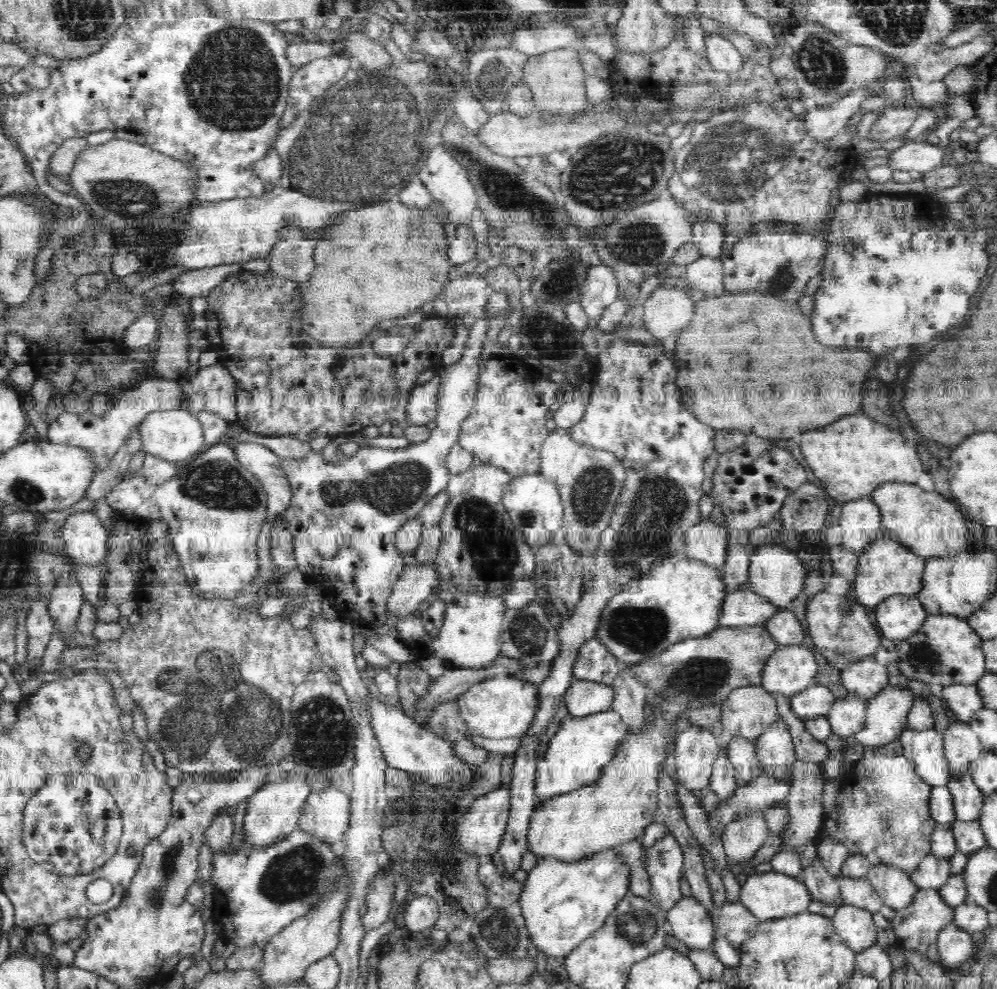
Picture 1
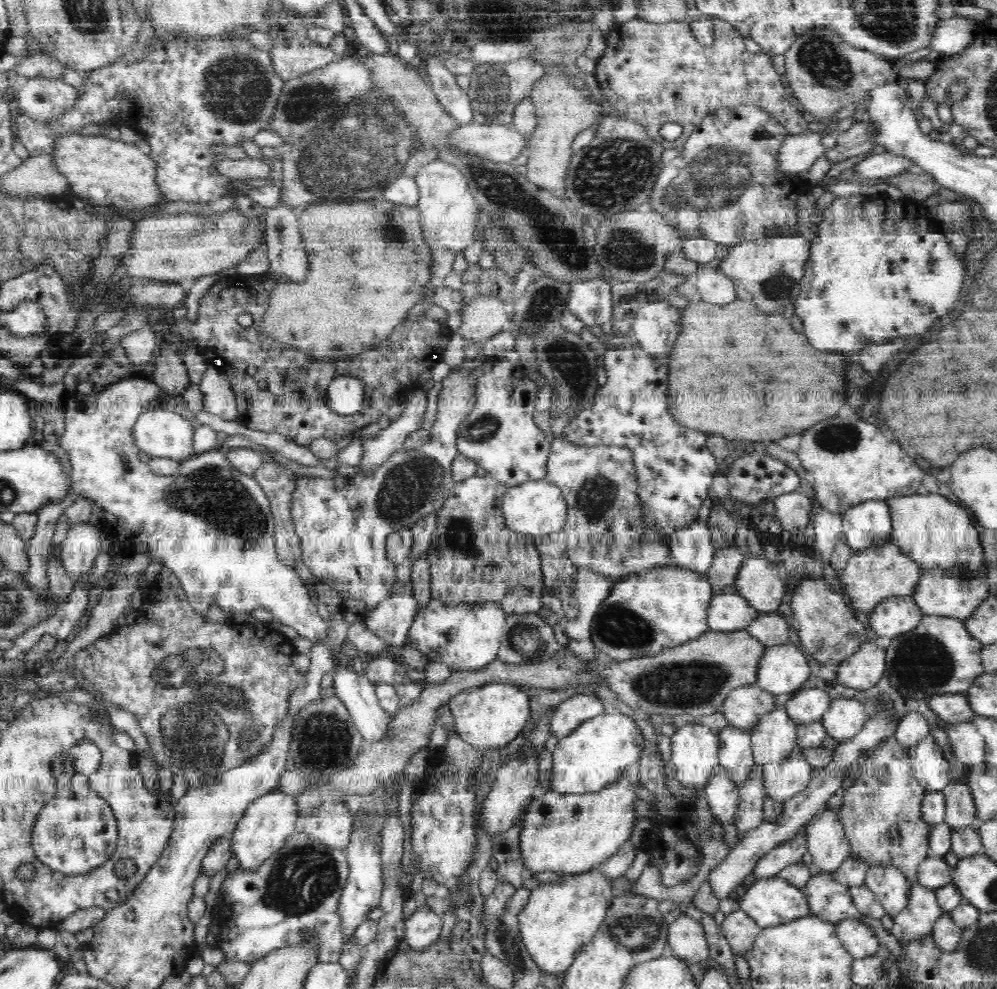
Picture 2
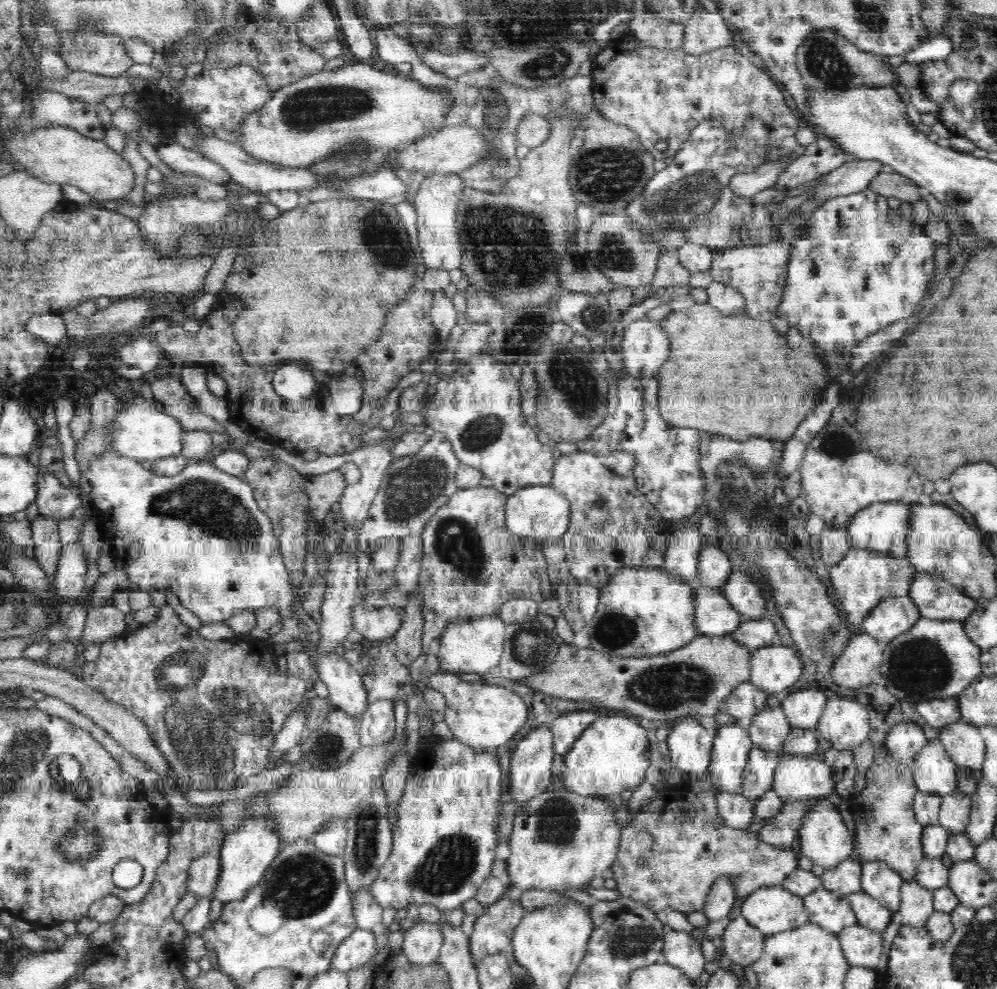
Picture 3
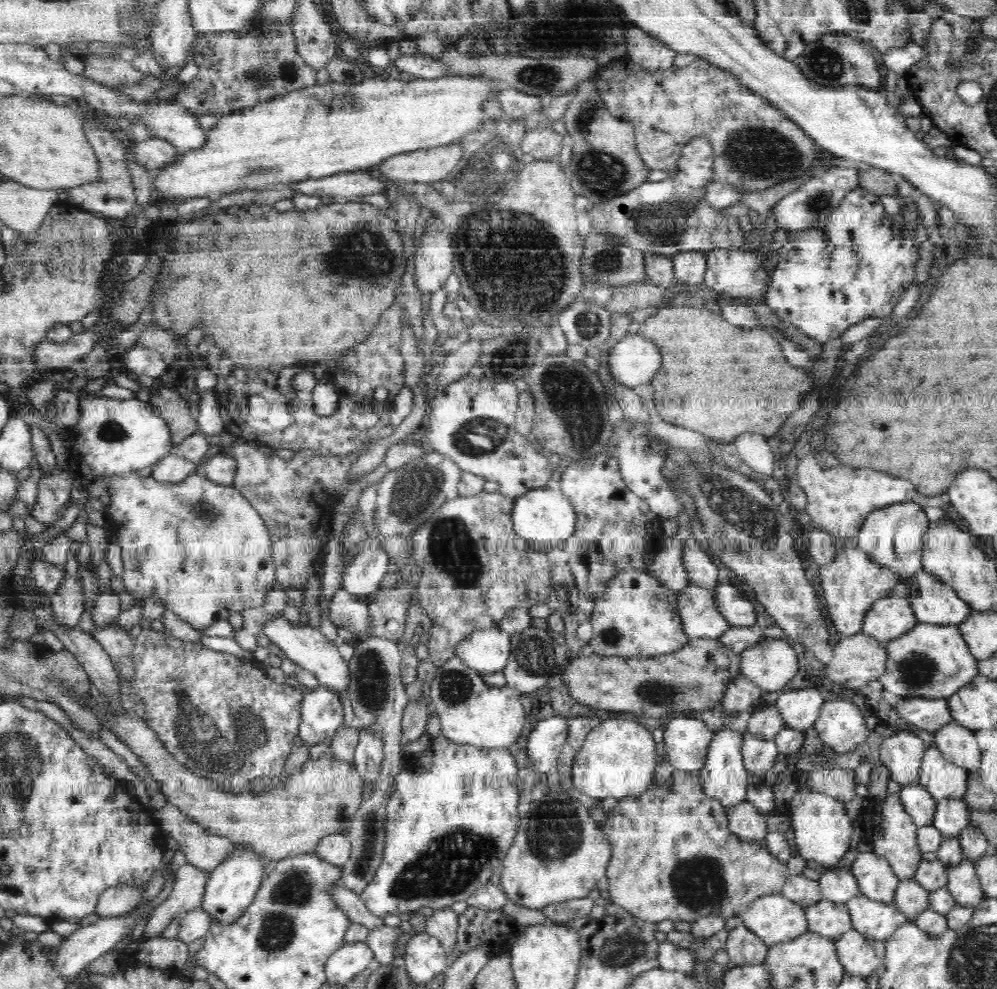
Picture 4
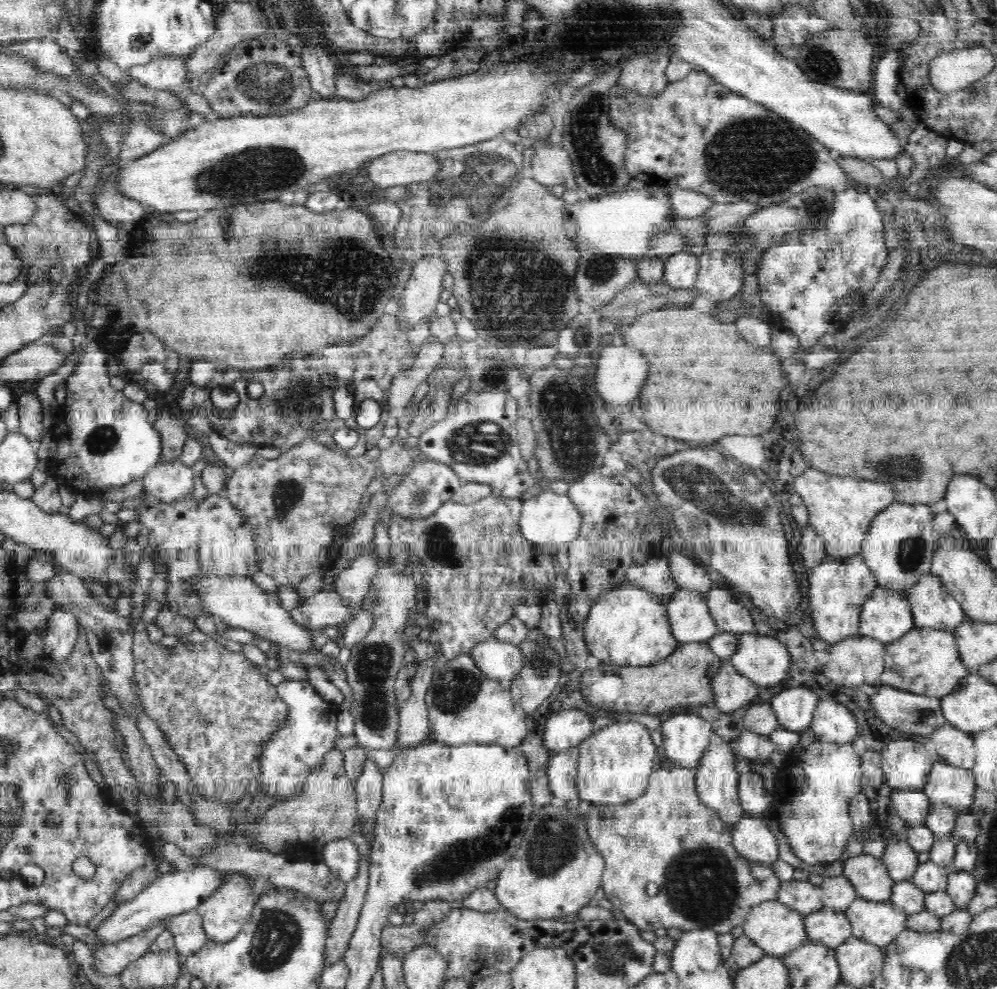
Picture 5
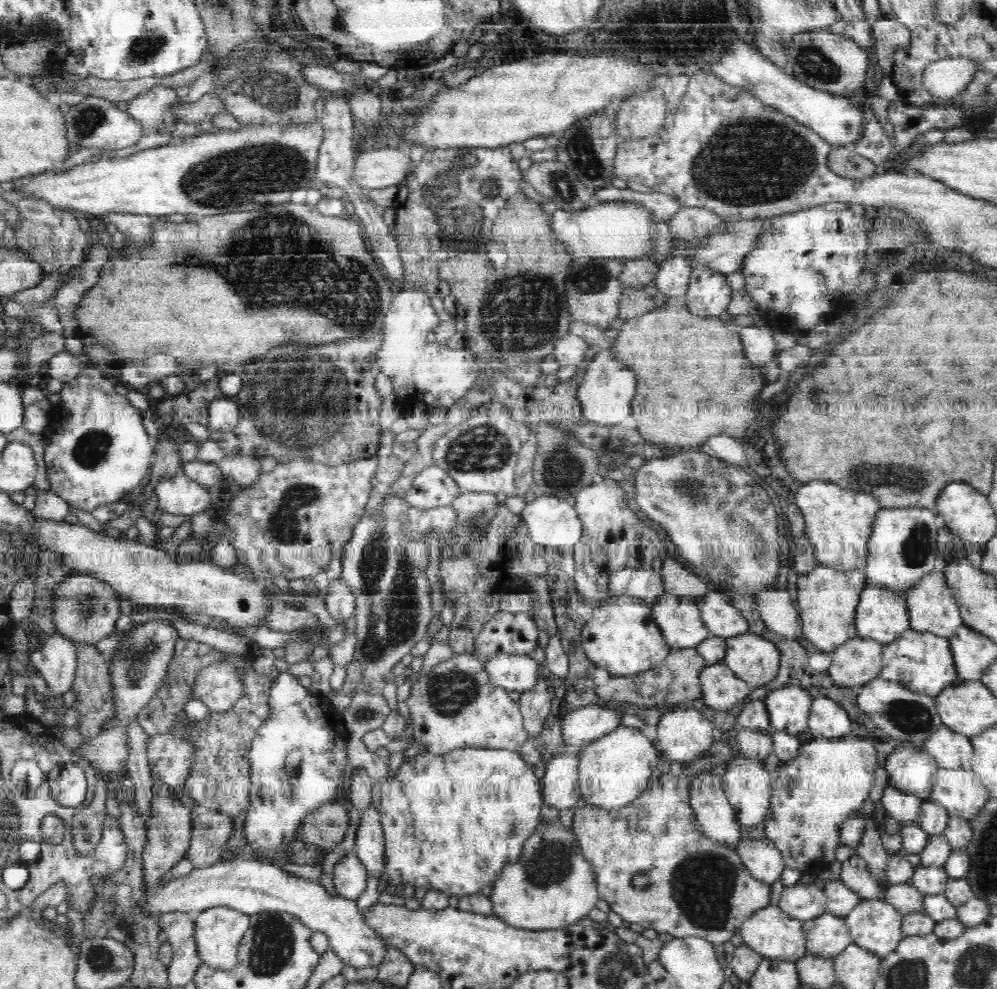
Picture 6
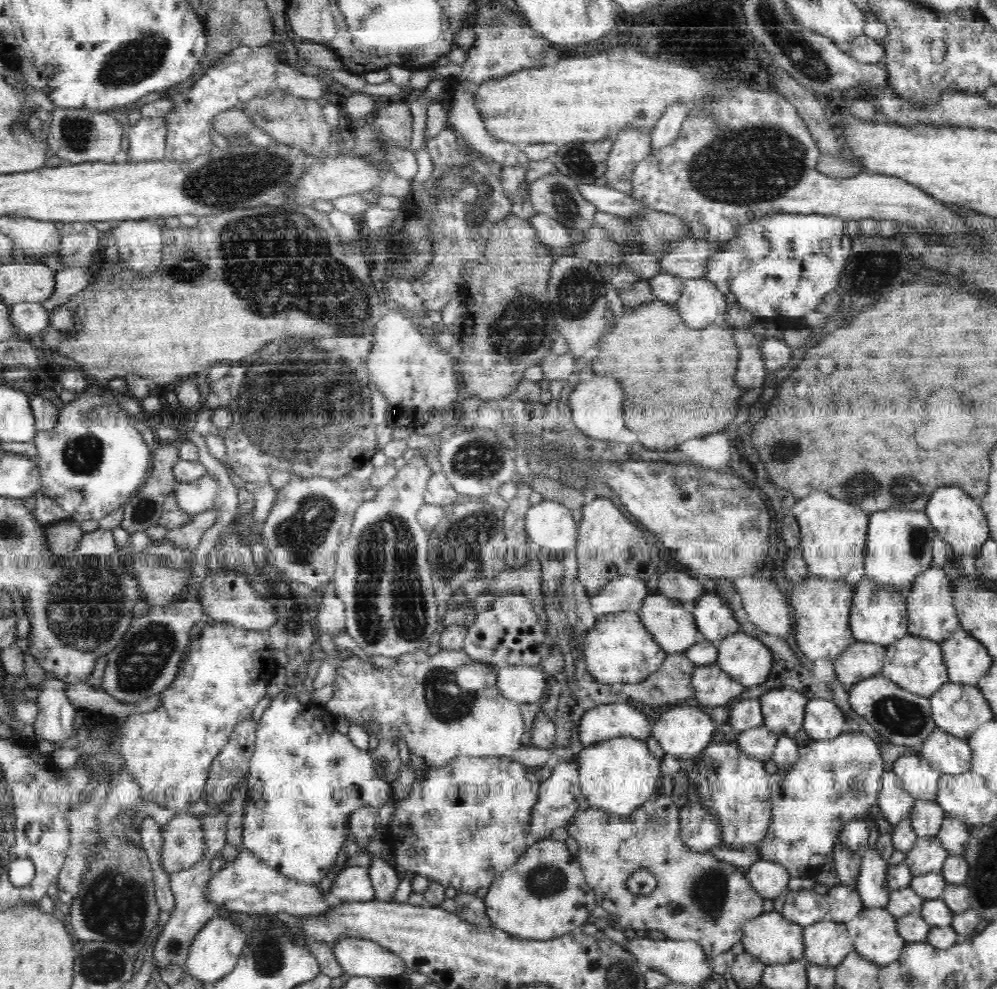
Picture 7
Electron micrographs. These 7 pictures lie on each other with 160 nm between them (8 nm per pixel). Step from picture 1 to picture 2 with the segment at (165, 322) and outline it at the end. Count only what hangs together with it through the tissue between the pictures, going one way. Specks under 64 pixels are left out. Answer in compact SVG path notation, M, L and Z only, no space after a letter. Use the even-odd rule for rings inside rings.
M164 343L160 356L153 360L156 364L154 382L163 388L164 393L182 397L190 378L177 348L177 344Z

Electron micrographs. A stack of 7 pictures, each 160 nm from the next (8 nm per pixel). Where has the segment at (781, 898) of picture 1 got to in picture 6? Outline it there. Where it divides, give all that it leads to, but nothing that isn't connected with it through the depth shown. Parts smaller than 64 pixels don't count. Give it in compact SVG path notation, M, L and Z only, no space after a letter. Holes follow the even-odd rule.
M769 904L746 918L740 933L744 938L743 944L762 954L765 959L782 959L795 963L807 953L803 924L804 921L788 916L779 906Z

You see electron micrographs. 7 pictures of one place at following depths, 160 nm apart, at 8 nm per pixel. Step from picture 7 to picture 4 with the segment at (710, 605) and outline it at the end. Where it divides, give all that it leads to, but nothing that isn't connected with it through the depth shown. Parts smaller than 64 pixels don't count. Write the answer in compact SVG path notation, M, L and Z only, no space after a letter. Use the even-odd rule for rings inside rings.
M722 584L714 588L715 600L718 601L720 613L731 626L752 626L756 624L754 606L738 594L732 584Z

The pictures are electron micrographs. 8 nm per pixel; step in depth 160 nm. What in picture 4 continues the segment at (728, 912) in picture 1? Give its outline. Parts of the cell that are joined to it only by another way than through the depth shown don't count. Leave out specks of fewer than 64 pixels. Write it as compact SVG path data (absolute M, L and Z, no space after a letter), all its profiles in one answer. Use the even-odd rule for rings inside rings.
M744 924L729 932L725 950L736 967L764 963L769 954L769 947Z

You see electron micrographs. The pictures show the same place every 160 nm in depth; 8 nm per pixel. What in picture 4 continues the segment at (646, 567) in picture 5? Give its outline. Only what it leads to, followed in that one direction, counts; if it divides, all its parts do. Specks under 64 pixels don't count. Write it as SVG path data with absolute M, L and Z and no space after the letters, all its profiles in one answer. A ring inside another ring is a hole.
M672 538L664 550L656 554L652 566L646 572L654 573L664 587L676 591L686 588L689 580L683 565L683 540Z

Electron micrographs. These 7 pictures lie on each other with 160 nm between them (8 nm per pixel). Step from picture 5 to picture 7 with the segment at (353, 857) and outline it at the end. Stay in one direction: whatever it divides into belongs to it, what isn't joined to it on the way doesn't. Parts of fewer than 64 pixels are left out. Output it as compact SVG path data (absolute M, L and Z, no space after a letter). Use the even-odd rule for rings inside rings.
M344 866L338 873L328 896L336 904L374 899L375 891L369 876L369 868Z

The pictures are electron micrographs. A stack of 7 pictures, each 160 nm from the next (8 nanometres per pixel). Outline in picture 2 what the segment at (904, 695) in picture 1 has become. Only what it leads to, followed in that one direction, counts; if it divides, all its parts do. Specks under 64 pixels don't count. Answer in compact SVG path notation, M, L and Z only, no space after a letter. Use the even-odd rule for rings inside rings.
M888 711L879 712L873 718L867 718L864 726L862 726L862 730L854 738L838 743L836 748L834 748L832 762L828 766L824 766L824 768L815 768L810 784L802 792L798 792L796 796L792 796L792 798L784 801L783 816L780 820L776 822L764 821L754 830L746 832L746 836L737 842L736 846L731 849L730 854L723 858L708 876L710 887L712 887L711 893L723 905L734 903L737 888L743 885L744 879L753 872L754 868L756 868L756 863L762 856L776 848L777 845L795 838L801 827L807 826L816 814L822 813L828 808L830 796L836 790L840 790L842 780L844 780L843 773L855 768L856 760L861 756L861 752L866 752L868 749L876 746L882 739L894 734L896 728L896 722L892 724L894 718L898 722L899 719L896 716L890 718Z

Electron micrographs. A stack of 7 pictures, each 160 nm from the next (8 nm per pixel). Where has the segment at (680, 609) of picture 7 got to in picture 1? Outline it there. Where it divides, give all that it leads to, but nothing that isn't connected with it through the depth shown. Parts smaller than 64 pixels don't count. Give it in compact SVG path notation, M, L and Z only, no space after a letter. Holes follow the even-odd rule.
M740 588L727 594L722 608L719 626L728 628L762 625L782 609L772 604L766 596L752 592L750 588Z

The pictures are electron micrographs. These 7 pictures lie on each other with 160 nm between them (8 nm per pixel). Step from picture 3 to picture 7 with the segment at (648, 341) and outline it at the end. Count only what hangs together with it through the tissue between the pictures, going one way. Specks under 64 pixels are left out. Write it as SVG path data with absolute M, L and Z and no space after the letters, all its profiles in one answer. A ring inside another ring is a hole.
M594 376L590 382L584 381L579 384L578 381L575 387L569 397L574 424L594 440L614 442L618 438L620 430L624 428L624 420L622 420L622 400L624 400L622 386L610 376Z

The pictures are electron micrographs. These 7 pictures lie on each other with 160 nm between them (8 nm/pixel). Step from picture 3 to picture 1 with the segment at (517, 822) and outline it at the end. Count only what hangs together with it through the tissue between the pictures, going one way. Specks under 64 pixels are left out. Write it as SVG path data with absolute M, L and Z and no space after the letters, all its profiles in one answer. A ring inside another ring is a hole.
M658 718L652 724L644 722L645 726L648 726L648 730L644 734L630 734L622 748L617 746L612 760L601 769L600 776L592 784L553 796L538 804L530 820L528 850L535 856L574 861L644 836L645 828L658 818L658 774L663 774L658 766L666 758L668 744L672 744L672 732L664 718Z

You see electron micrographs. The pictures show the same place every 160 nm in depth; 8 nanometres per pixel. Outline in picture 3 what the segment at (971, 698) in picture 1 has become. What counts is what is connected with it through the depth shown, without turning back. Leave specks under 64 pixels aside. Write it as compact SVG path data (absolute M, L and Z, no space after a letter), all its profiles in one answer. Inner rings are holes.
M955 697L932 699L916 705L916 712L924 718L924 722L933 728L941 729L947 724L962 720L959 701Z

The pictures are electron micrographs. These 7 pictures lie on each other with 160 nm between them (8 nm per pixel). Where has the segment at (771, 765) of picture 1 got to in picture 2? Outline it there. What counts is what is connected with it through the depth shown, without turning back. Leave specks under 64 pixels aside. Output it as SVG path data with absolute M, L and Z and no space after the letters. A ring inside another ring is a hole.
M784 708L764 715L749 733L756 765L782 762L797 746L797 724Z

